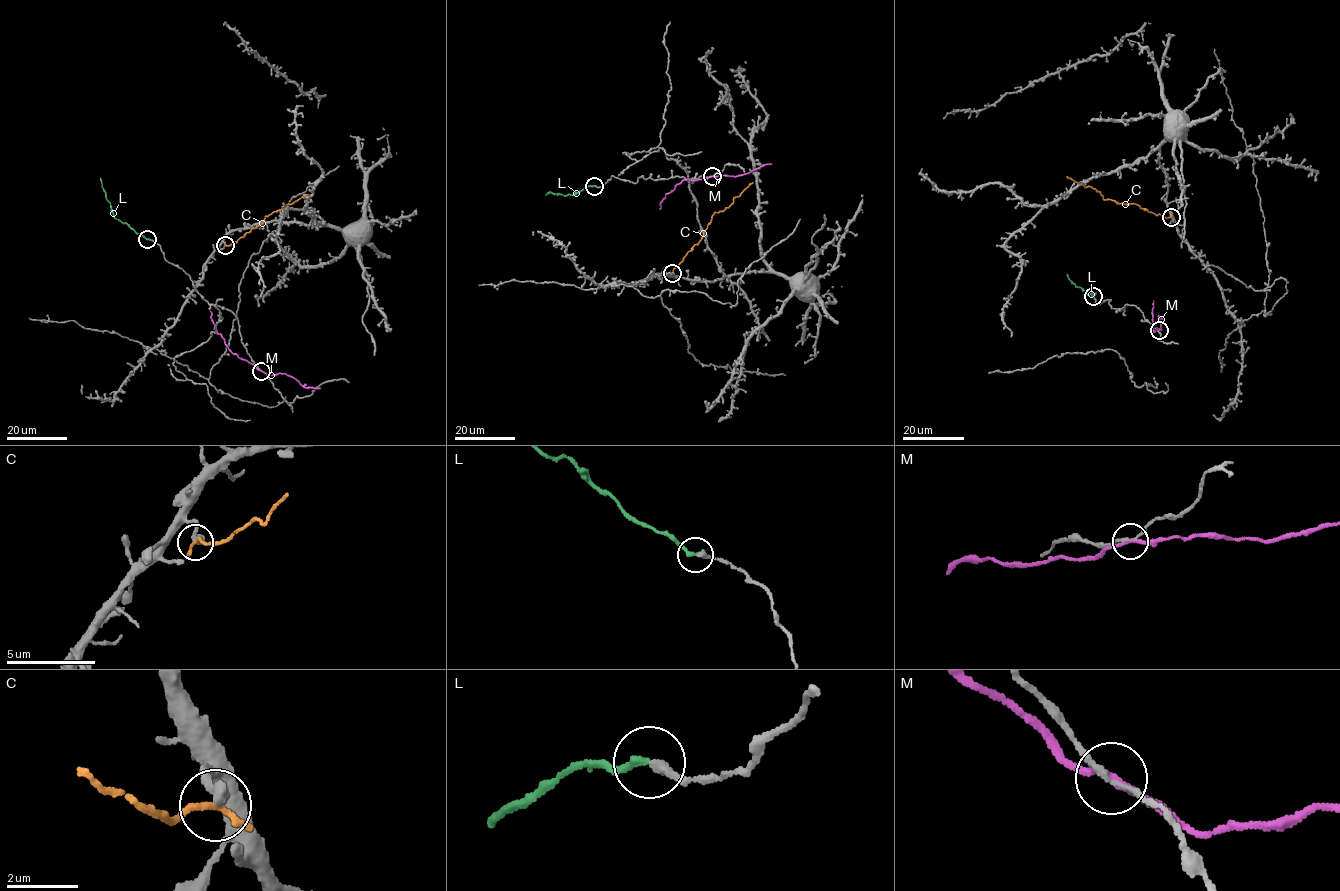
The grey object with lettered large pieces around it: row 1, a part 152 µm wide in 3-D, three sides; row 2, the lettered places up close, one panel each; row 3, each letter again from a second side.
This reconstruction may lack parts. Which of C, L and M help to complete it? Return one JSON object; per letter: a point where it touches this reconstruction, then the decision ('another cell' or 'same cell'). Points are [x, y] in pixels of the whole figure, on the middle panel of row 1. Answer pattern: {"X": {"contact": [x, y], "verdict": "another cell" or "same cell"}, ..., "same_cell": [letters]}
{"C": {"contact": [672, 273], "verdict": "another cell"}, "L": {"contact": [594, 186], "verdict": "same cell"}, "M": {"contact": [712, 176], "verdict": "another cell"}, "same_cell": ["L"]}

